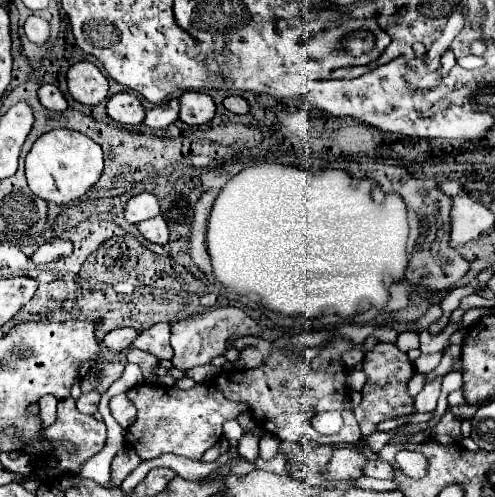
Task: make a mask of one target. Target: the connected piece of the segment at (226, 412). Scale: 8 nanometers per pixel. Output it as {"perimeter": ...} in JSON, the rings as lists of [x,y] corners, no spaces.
{"perimeter":[[[200,383],[192,389],[176,389],[166,385],[136,385],[128,391],[128,399],[138,409],[138,419],[126,431],[126,443],[142,457],[152,459],[162,453],[174,453],[198,461],[210,447],[222,439],[222,423],[236,419],[246,405],[228,401],[214,383]]]}

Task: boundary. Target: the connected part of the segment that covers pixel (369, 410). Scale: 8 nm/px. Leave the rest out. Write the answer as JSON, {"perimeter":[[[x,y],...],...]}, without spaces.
{"perimeter":[[[378,343],[372,351],[368,351],[364,355],[362,369],[368,373],[368,381],[362,389],[364,399],[362,399],[360,407],[354,411],[362,436],[374,433],[376,423],[380,423],[380,421],[414,413],[414,407],[412,407],[414,399],[406,391],[406,385],[408,385],[410,377],[414,375],[414,367],[412,367],[412,361],[408,359],[406,353],[402,353],[392,343]]]}

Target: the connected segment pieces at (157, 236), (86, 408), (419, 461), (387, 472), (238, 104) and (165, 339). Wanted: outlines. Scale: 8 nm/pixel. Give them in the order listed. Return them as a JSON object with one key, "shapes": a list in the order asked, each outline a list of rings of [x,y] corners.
{"shapes":[[[[162,215],[158,217],[152,217],[150,221],[142,221],[138,223],[138,229],[140,233],[152,241],[152,243],[160,243],[160,245],[166,245],[170,241],[170,229],[168,229],[168,223]]],[[[92,391],[92,393],[80,395],[80,399],[76,401],[76,407],[78,407],[78,411],[80,411],[80,413],[94,415],[94,413],[96,413],[96,407],[98,407],[98,401],[100,401],[100,393]]],[[[400,451],[396,453],[398,469],[410,479],[424,479],[428,475],[428,459],[416,451]]],[[[376,459],[376,461],[366,461],[366,465],[362,469],[362,475],[374,477],[374,479],[392,479],[394,477],[394,469],[386,461]]],[[[230,95],[230,97],[226,97],[226,99],[224,99],[224,107],[226,107],[228,111],[232,111],[232,113],[238,113],[238,115],[244,115],[244,113],[250,111],[248,101],[246,101],[244,97],[240,97],[240,95]]],[[[156,323],[150,329],[142,331],[138,339],[134,341],[134,347],[148,351],[160,359],[170,359],[172,357],[172,347],[170,347],[170,325],[168,323]]]]}

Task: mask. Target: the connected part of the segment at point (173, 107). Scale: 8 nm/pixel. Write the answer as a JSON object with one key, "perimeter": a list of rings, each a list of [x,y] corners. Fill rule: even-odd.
{"perimeter":[[[170,99],[162,105],[156,105],[156,107],[148,109],[144,125],[152,127],[152,129],[166,129],[168,125],[176,123],[178,119],[180,119],[180,101]]]}

